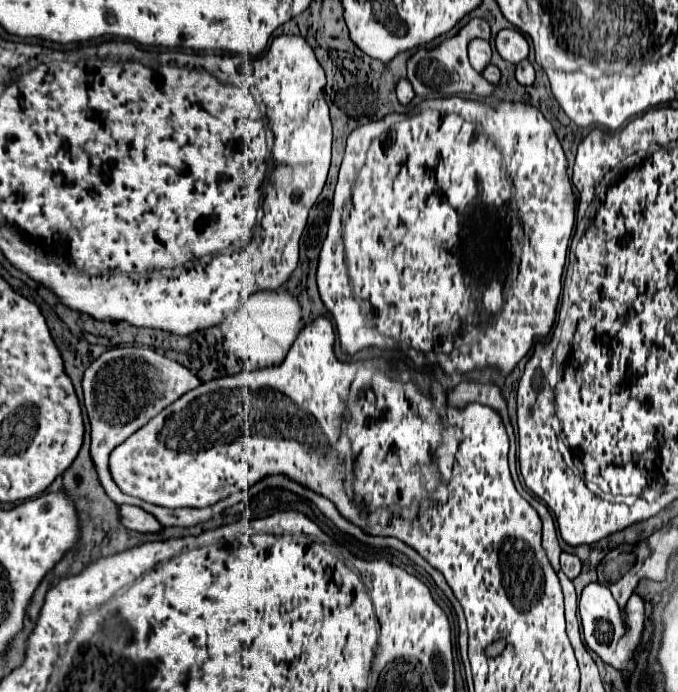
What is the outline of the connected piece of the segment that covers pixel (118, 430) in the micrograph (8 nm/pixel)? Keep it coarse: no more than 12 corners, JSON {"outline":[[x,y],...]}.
{"outline":[[147,346],[111,348],[83,376],[91,458],[117,504],[191,528],[211,508],[123,494],[109,454],[201,380]]}

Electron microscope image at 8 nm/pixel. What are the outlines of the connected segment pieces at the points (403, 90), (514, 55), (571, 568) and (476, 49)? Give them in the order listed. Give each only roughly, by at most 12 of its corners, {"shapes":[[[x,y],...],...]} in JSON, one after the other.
{"shapes":[[[409,80],[397,84],[397,98],[407,106],[415,98]],[[501,30],[495,44],[501,58],[519,64],[529,44],[519,30]],[[561,554],[561,570],[567,578],[581,574],[583,562],[575,554]],[[487,40],[469,44],[471,66],[481,74],[491,62]]]}

